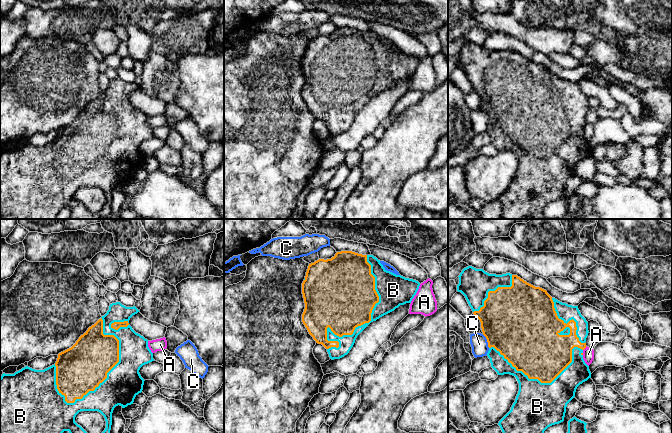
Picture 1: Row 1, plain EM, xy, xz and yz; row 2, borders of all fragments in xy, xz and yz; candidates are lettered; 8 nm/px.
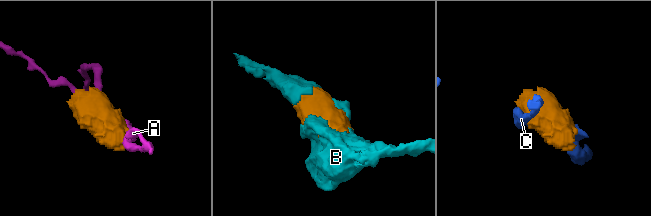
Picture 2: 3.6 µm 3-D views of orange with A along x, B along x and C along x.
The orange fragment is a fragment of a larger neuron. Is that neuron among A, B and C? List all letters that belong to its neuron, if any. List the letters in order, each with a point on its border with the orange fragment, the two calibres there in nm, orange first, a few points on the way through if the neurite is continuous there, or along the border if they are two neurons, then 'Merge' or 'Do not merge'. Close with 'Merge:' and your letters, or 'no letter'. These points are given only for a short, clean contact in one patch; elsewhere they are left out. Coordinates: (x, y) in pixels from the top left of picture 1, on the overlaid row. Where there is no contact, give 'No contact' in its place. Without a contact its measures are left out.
A: Touches orange at yz (585, 347). Thickness 280 nm (orange) against 100 nm. Boundary: yz (586, 346), (583, 350). Do not merge
B: Touches orange at xy (117, 362). Thickness 360 nm (orange) against 280 nm. Merge
C: Touches orange at yz (487, 341). Thickness 480 nm (orange) against 140 nm. Boundary: yz (482, 334), (489, 347). Do not merge
Merge: B

